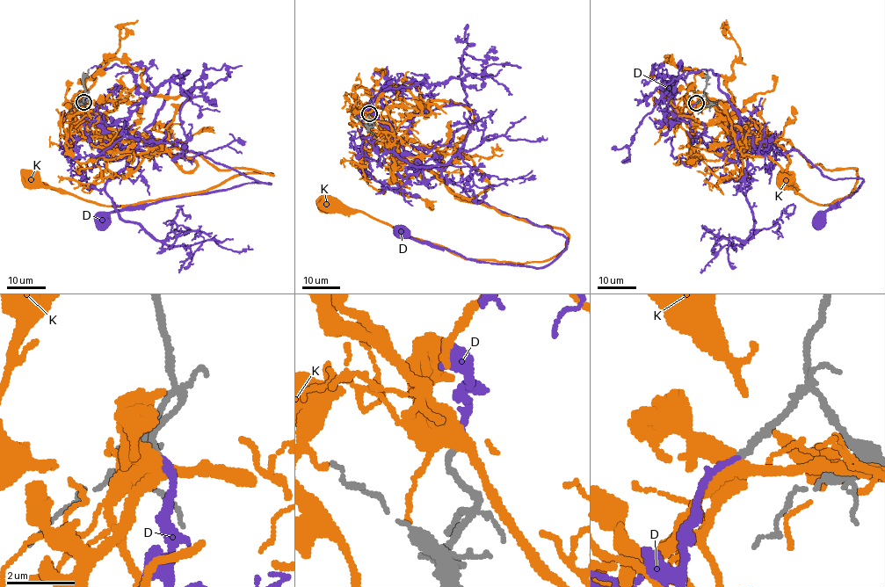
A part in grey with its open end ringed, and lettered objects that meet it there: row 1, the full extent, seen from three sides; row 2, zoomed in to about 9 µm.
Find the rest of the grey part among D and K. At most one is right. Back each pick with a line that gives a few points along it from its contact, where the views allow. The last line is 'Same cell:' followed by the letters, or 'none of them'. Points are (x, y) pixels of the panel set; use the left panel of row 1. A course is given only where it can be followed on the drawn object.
D: it runs (84, 101), (87, 136), (109, 159), (121, 160), (133, 151), (189, 150), (270, 184), (163, 199), (103, 220)
Same cell: D

